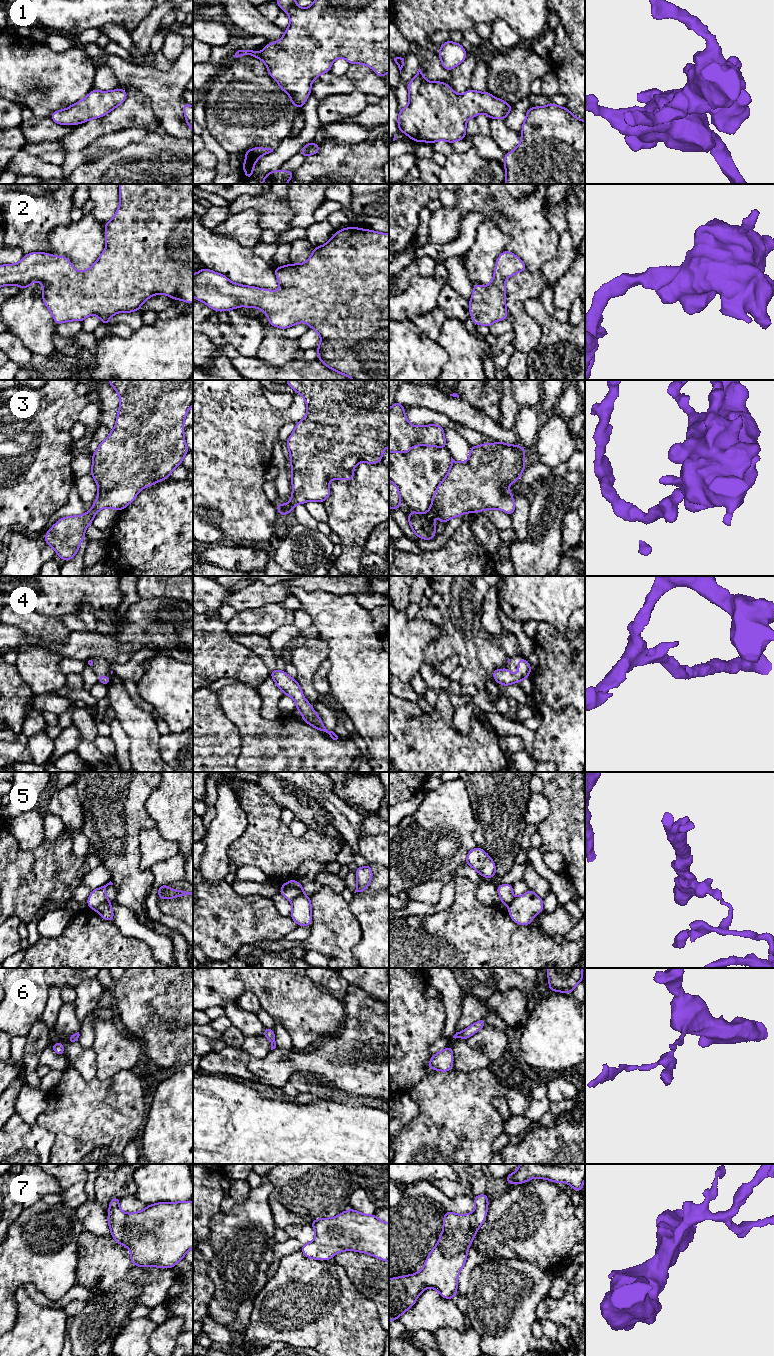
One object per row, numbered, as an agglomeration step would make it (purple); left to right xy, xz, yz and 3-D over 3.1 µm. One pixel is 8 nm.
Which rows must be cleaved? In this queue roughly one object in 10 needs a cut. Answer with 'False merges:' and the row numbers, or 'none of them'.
False merges: 5

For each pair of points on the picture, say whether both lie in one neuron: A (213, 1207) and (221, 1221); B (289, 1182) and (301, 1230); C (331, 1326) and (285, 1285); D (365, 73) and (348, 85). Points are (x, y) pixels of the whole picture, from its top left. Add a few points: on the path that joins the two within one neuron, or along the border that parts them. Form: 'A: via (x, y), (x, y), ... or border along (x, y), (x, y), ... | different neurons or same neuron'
A: border along (220, 1211), (211, 1220), (209, 1236) | different neurons
B: border along (309, 1223), (293, 1223), (284, 1228) | different neurons
C: via (320, 1315), (309, 1304), (304, 1304), (296, 1296) | same neuron
D: border along (345, 74), (356, 89) | different neurons

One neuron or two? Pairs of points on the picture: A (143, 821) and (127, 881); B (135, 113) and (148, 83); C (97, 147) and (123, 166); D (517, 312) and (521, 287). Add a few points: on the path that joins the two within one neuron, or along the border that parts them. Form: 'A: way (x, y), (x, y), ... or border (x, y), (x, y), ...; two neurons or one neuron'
A: way (128, 836), (127, 866); one neuron
B: border (125, 88), (140, 90), (156, 114); two neurons
C: border (127, 144), (83, 162); two neurons
D: way (517, 306), (517, 293); one neuron

